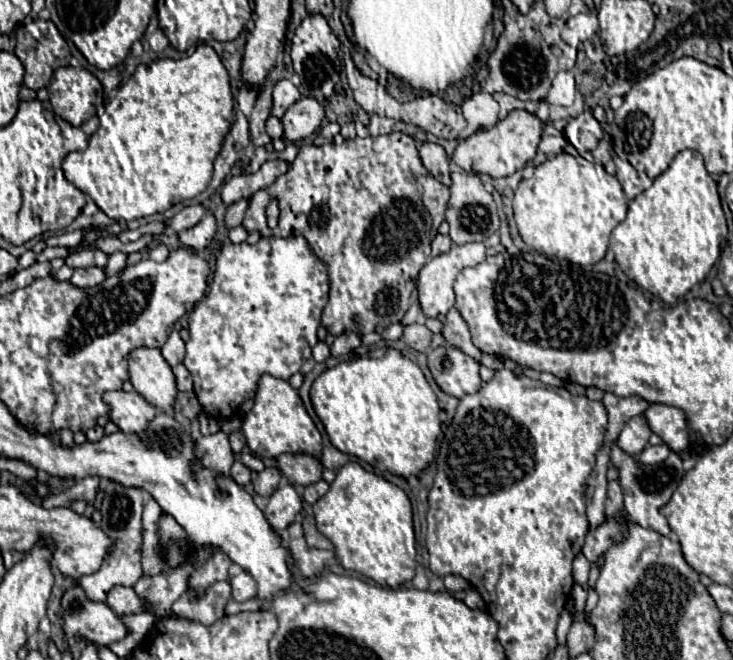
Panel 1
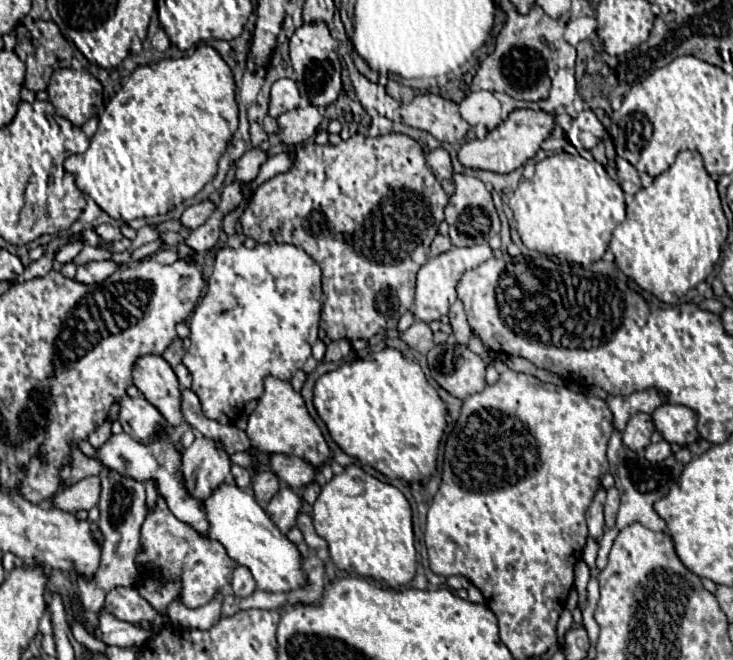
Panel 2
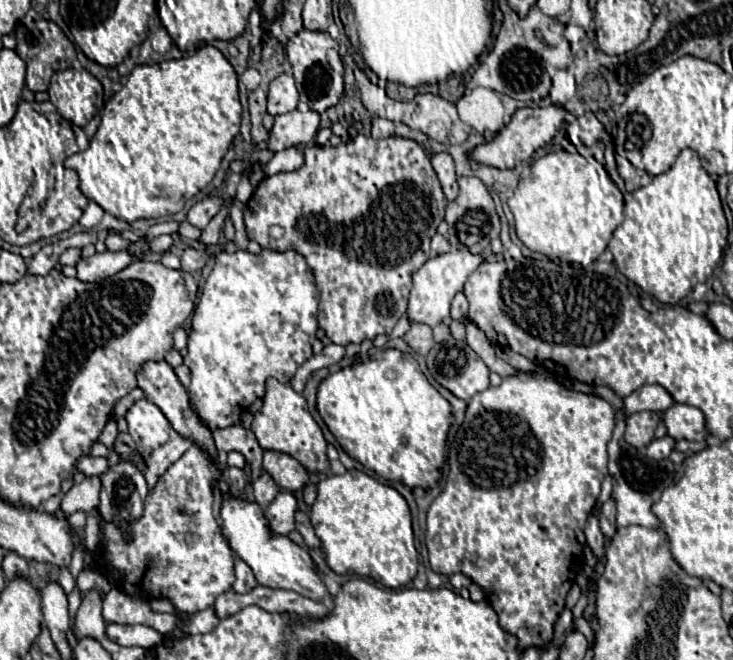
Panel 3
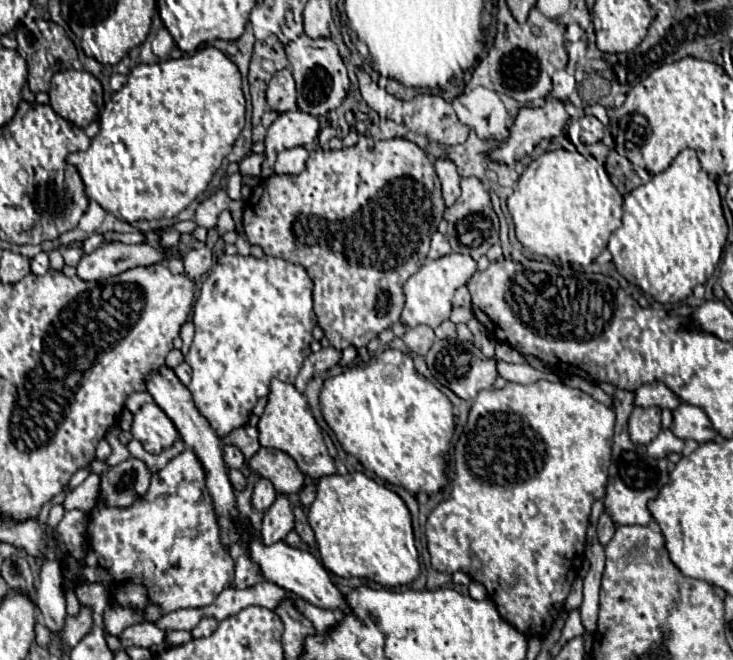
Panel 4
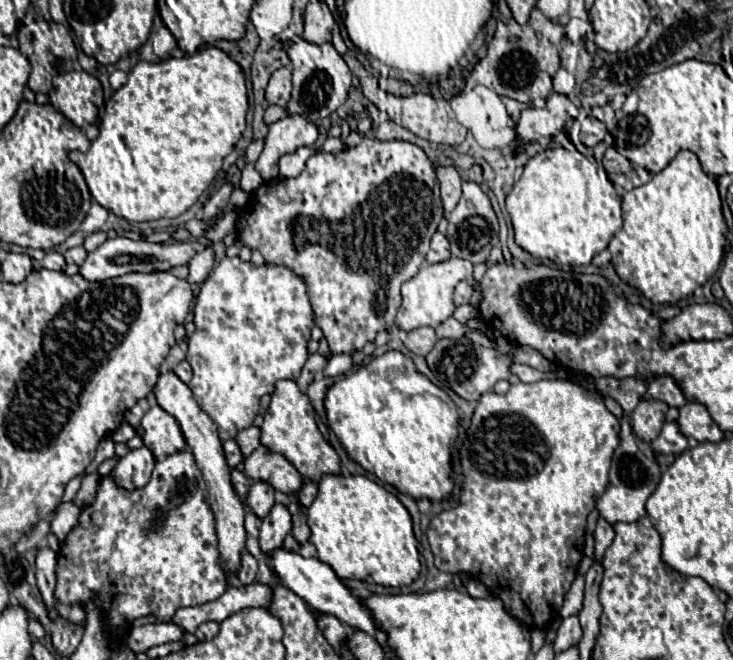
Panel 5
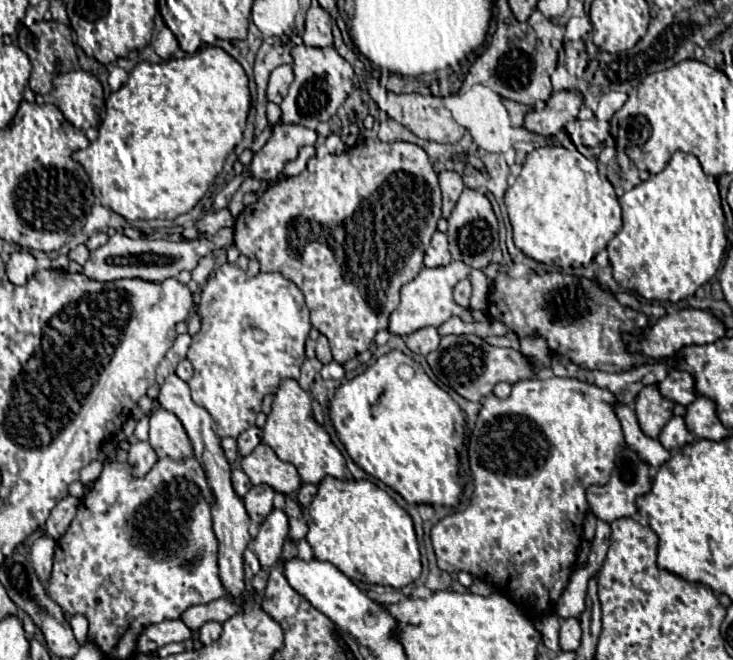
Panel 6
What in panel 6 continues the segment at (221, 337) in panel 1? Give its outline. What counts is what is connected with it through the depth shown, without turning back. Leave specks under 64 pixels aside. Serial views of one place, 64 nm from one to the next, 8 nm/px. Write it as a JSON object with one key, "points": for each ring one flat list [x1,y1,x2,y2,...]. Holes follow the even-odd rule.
{"points":[[230,262,220,266,204,286,198,312,202,314,202,328,192,338,192,346,188,350,188,360,194,366,194,376,188,382,192,400,210,412,214,418,214,432,220,438,238,438,244,430,256,424,256,416,262,410,262,398,266,394,274,394,276,388,280,388,280,382,286,378,298,380,300,366,304,362,304,342,312,328,310,312,298,286,286,280,282,274,270,272,248,278,246,272]]}

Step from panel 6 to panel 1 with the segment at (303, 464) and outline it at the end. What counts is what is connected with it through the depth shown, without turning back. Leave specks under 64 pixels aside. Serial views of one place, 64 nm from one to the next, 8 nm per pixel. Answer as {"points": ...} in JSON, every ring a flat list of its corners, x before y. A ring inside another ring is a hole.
{"points":[[262,376,254,400,254,408,248,412,242,424,242,432,246,436,248,448,260,456,260,458,278,458,280,454,310,454,314,458,320,458,322,454,322,436,308,416,302,398,298,392,280,378,274,376]]}

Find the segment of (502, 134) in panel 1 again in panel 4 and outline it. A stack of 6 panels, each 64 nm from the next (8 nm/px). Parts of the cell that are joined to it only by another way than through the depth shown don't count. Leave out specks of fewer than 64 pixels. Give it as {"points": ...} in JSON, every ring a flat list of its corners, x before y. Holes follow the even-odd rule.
{"points":[[548,100,544,108,522,108,510,128,510,136,504,146,490,152,492,160,512,166,534,150,544,138,554,138,568,122,564,102]]}

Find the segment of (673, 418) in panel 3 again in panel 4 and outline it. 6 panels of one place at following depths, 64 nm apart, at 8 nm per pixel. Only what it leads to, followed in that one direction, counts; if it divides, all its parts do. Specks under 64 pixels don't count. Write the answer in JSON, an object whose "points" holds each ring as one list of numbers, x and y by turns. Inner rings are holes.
{"points":[[680,404,674,412,672,432,682,440,696,440,696,442,708,442,716,438,716,430,712,428,712,422,708,420,708,414,692,404]]}

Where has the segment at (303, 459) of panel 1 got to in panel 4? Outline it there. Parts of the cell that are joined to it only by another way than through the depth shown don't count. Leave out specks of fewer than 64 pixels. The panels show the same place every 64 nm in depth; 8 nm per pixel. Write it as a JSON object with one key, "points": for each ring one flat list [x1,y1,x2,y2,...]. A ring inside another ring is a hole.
{"points":[[260,448,248,460,248,468,258,476,270,480,280,494,294,494,304,486,304,474,298,470,296,462,280,450]]}

